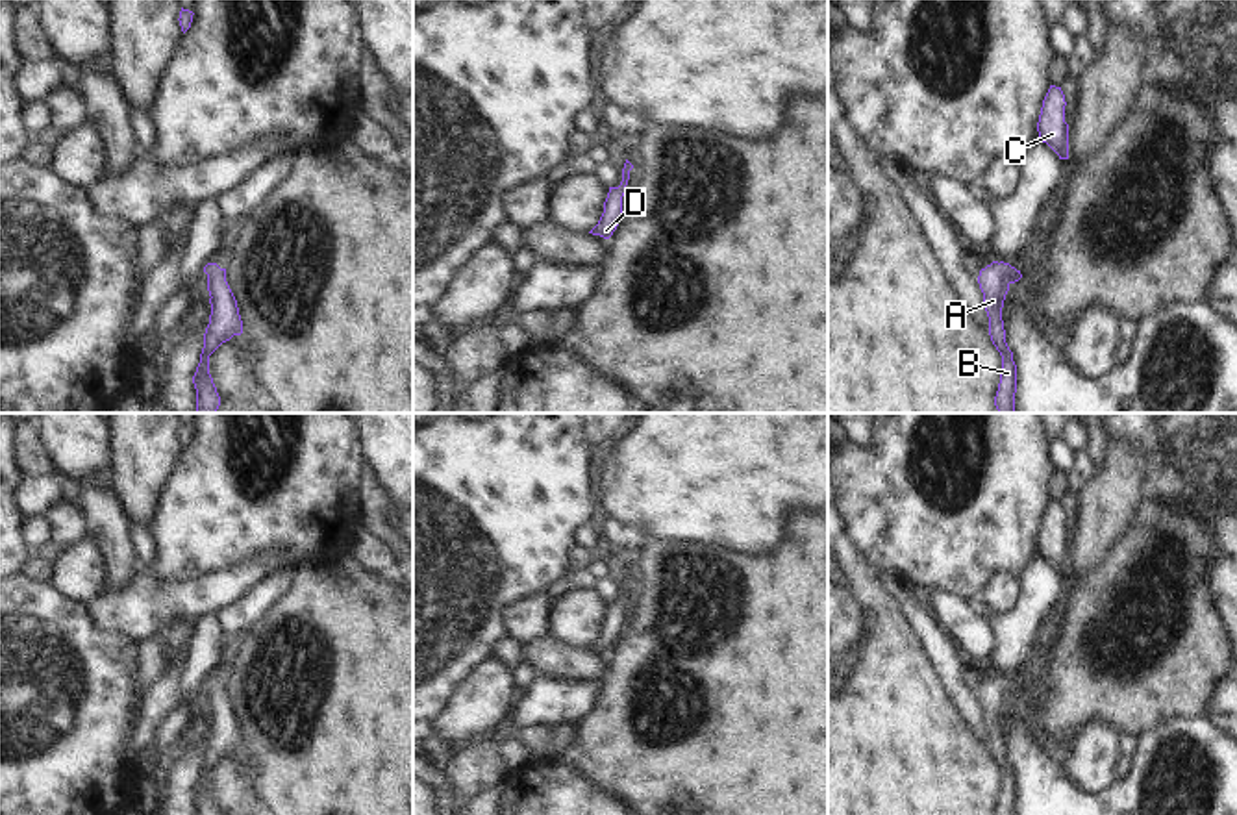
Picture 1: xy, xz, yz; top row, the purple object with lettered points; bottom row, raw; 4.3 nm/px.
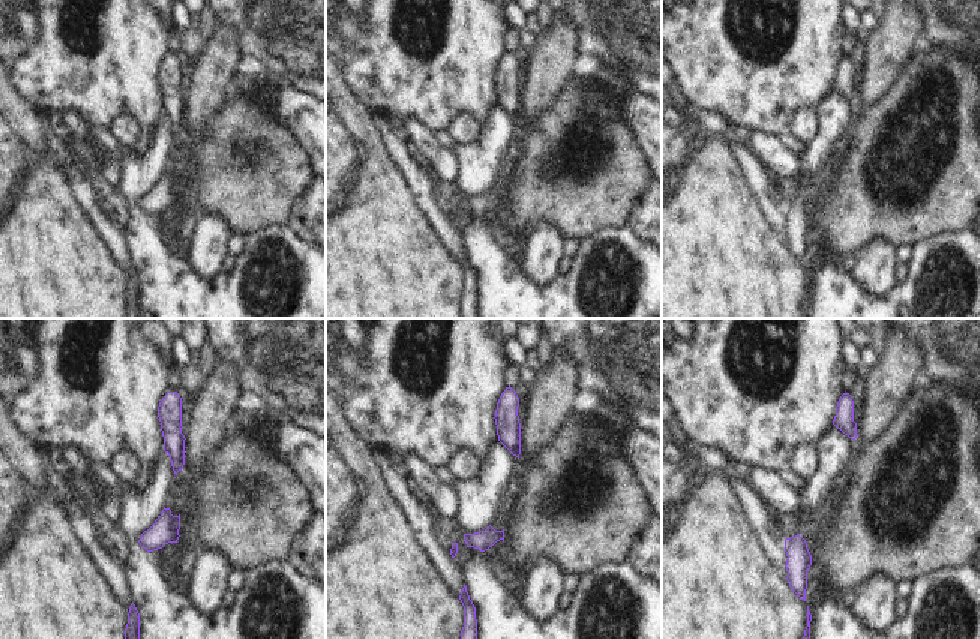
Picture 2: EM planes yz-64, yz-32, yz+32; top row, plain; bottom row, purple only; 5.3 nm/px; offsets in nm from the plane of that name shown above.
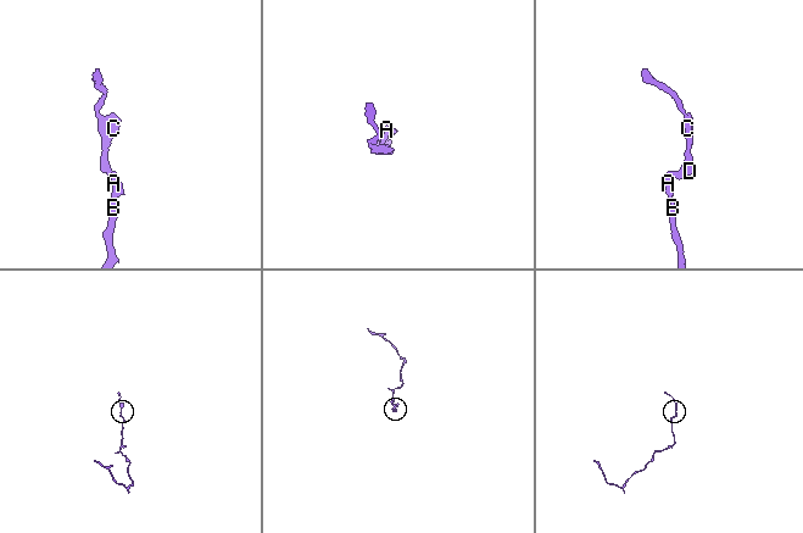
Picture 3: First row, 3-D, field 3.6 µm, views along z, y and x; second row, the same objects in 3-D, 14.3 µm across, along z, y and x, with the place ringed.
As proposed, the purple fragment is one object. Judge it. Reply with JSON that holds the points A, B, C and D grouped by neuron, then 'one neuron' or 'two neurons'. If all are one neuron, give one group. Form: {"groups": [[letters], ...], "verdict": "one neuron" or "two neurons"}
{"groups": [["A", "B", "C", "D"]], "verdict": "one neuron"}

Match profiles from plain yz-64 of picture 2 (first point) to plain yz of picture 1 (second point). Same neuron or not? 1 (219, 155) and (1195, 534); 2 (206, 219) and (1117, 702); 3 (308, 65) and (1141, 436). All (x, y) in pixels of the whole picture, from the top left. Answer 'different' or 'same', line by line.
1: same
2: different
3: same

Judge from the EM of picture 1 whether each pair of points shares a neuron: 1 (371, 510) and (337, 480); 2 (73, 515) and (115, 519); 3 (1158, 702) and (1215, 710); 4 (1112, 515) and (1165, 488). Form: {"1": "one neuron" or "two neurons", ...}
{"1": "two neurons", "2": "two neurons", "3": "two neurons", "4": "two neurons"}

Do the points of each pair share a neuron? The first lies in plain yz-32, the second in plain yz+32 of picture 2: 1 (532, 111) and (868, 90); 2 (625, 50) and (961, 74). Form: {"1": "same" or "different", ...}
{"1": "same", "2": "different"}

